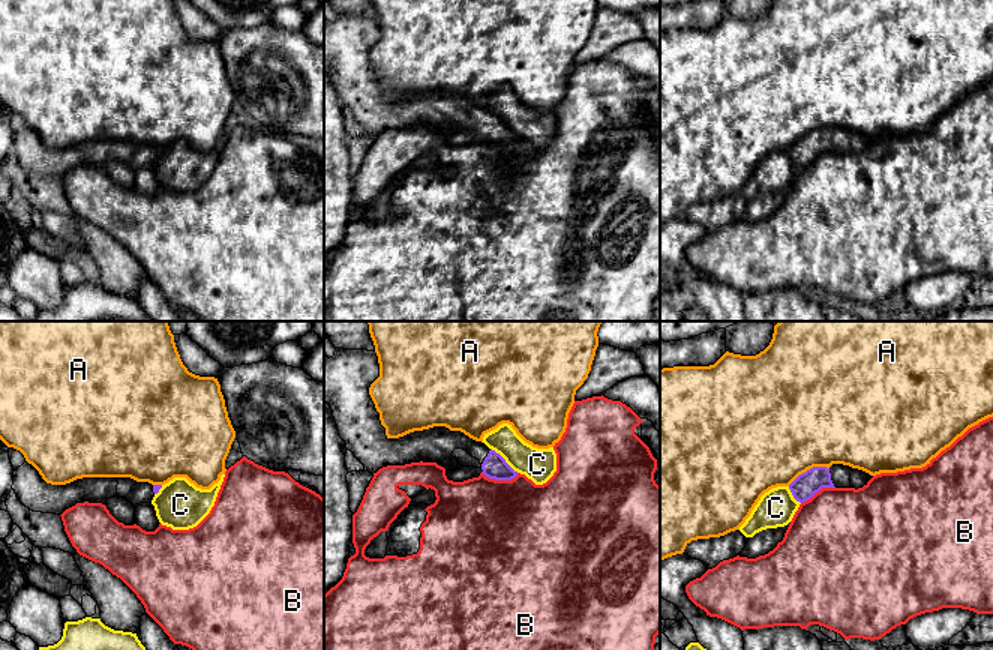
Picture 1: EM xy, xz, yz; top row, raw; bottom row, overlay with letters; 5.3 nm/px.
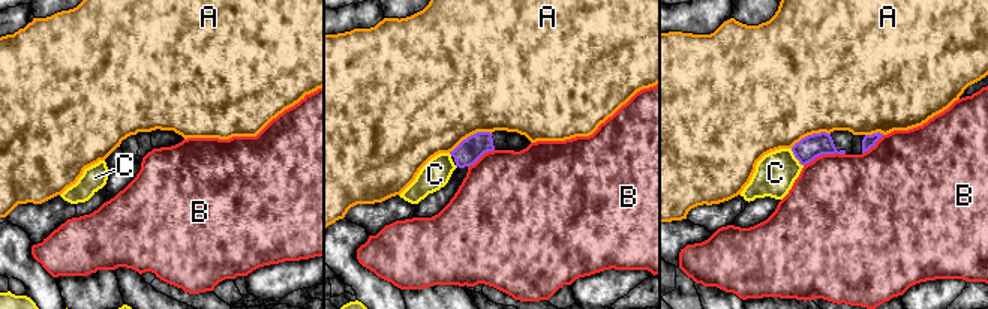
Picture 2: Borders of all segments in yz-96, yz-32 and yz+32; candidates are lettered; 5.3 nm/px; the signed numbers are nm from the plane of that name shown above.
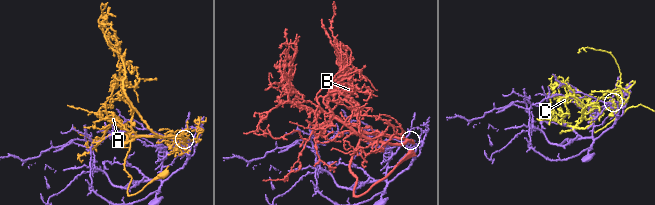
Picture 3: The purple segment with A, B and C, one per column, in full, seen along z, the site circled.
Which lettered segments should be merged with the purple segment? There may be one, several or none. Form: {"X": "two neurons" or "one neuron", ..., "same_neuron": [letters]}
{"A": "two neurons", "B": "two neurons", "C": "two neurons", "same_neuron": []}

